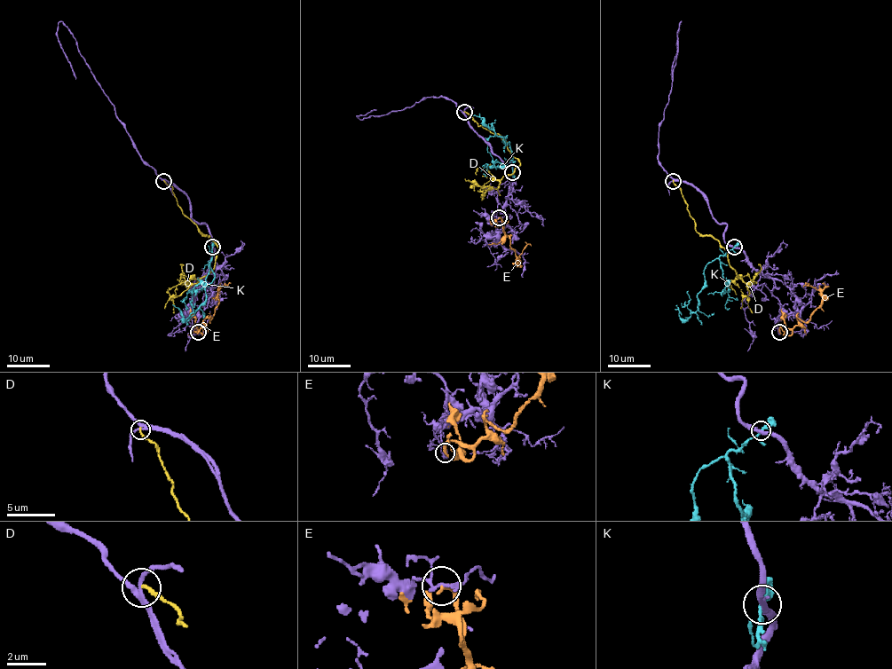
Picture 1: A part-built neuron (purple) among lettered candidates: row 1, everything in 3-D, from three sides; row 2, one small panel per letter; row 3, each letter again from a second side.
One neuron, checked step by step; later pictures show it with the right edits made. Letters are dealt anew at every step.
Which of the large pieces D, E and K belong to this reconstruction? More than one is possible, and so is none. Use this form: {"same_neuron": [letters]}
{"same_neuron": []}

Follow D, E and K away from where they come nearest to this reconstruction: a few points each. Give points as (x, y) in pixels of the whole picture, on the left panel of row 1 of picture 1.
D: (164, 181), (172, 188), (181, 211), (219, 247), (215, 267), (175, 296), (172, 312)
E: (199, 332), (207, 318), (209, 322), (212, 318), (215, 308), (219, 303), (217, 291), (231, 282)
K: (212, 247), (205, 302), (185, 318), (172, 305)

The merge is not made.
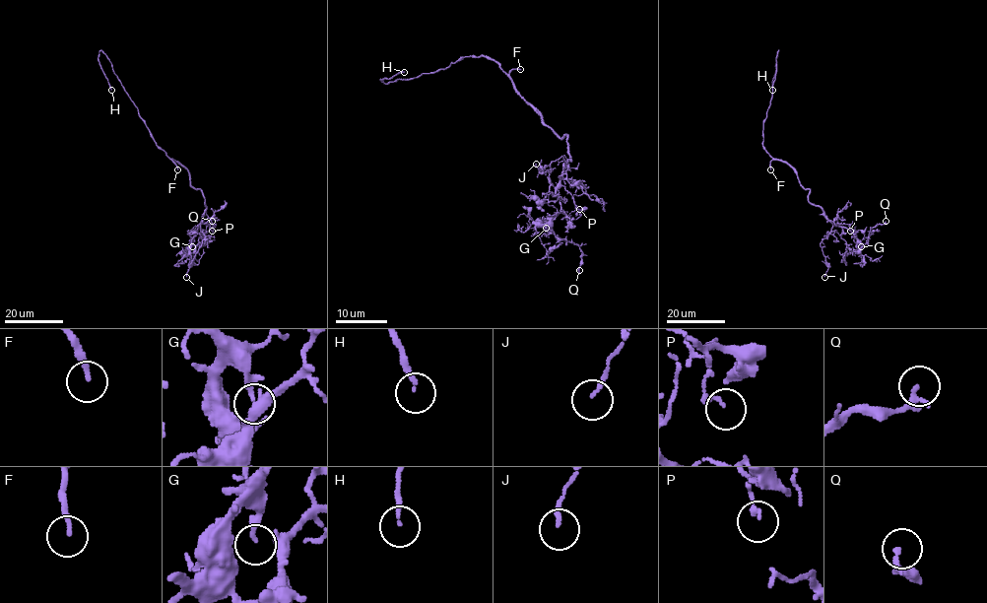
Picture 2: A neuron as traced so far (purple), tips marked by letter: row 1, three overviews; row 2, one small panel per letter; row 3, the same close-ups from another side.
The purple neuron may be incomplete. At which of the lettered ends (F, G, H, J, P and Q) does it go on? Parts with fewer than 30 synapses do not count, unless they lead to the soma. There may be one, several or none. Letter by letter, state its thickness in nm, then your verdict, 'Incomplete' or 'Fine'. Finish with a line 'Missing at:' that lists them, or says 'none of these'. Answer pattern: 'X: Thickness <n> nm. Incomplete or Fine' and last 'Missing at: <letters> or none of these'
F: Thickness 170 nm. Incomplete
G: Thickness 200 nm. Fine
H: Thickness 150 nm. Incomplete
J: Thickness 140 nm. Fine
P: Thickness 130 nm. Fine
Q: Thickness 200 nm. Fine
Missing at: F, H

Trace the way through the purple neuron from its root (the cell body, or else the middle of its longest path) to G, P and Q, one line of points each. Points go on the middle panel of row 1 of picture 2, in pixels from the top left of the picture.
G: (519, 95), (560, 138), (566, 135), (569, 159), (557, 190), (560, 211), (549, 219), (546, 228)
P: (519, 95), (560, 138), (566, 135), (569, 159), (560, 182), (579, 209)
Q: (519, 95), (560, 138), (566, 135), (569, 159), (557, 190), (560, 211), (541, 223), (579, 247), (579, 270)

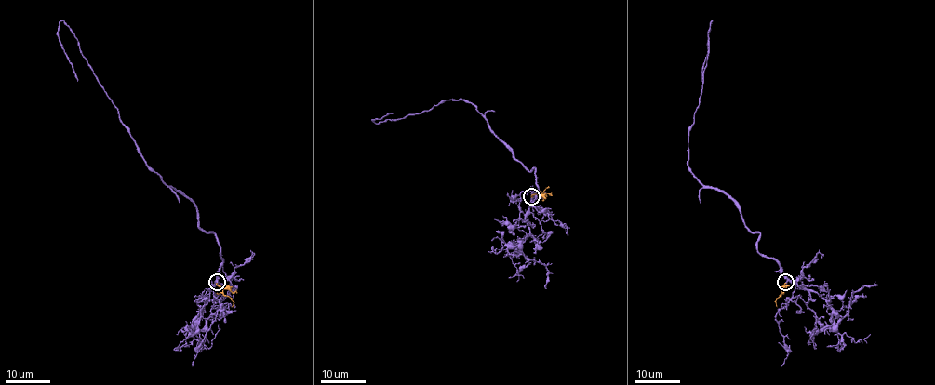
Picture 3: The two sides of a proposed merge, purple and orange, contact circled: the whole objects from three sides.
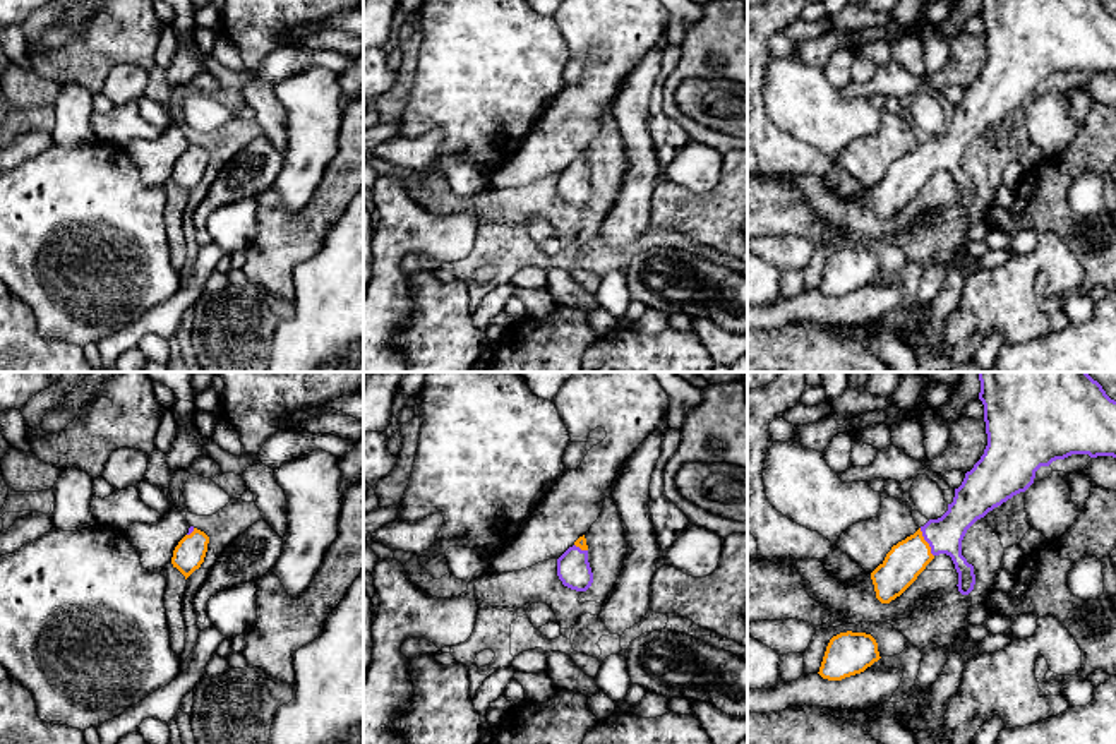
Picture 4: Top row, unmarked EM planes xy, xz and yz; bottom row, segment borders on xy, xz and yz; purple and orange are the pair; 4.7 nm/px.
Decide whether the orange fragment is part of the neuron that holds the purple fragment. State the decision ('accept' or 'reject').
accept

